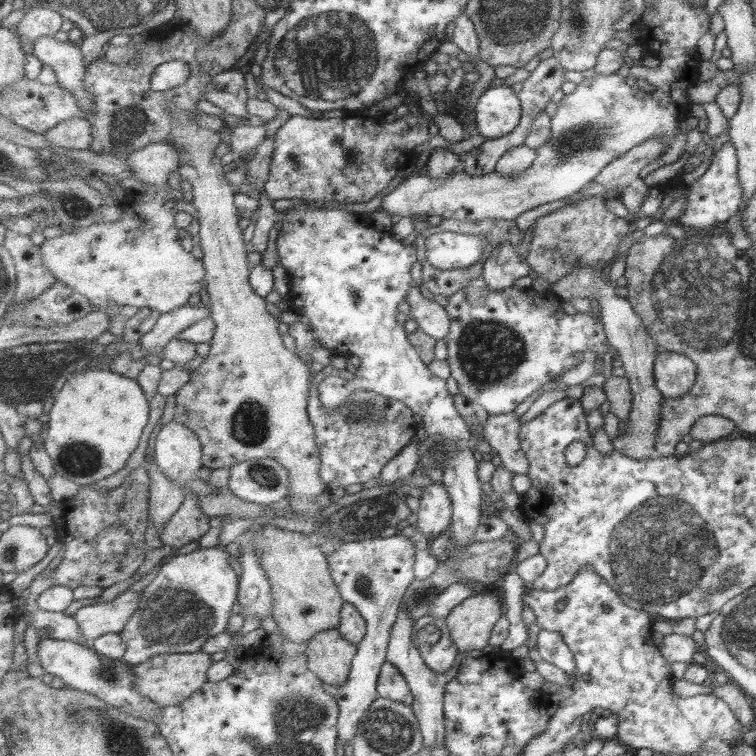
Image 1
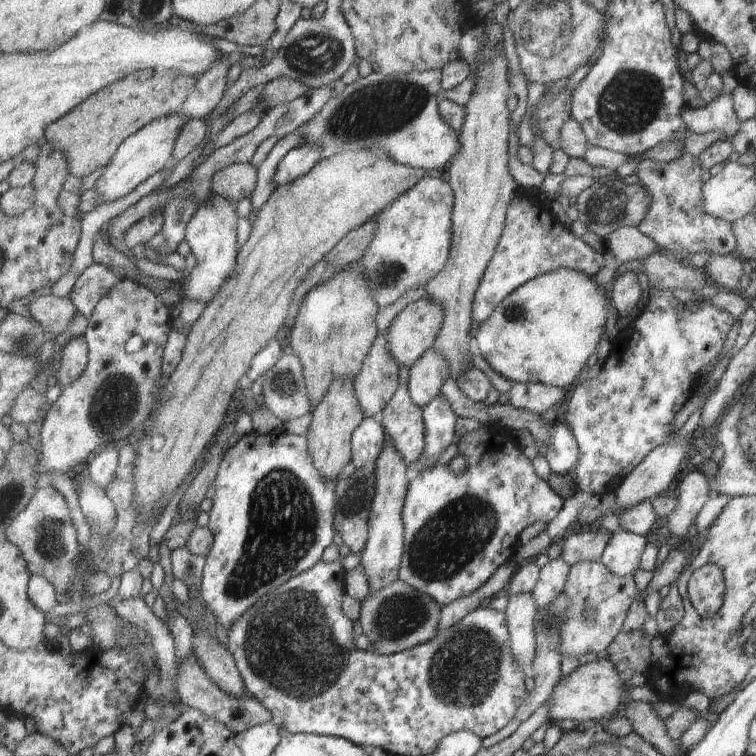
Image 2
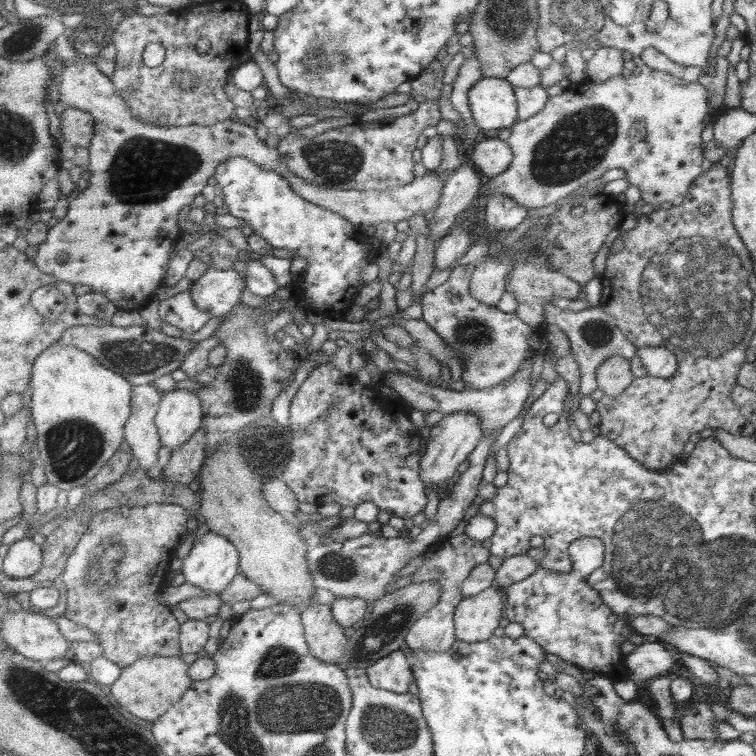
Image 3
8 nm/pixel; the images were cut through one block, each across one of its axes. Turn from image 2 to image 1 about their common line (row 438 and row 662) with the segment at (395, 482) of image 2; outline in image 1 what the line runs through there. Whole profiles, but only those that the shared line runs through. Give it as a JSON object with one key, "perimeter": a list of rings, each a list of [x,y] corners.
{"perimeter":[[[387,661],[381,669],[378,678],[378,693],[383,698],[389,698],[408,705],[413,704],[414,693],[402,672],[392,663]]]}

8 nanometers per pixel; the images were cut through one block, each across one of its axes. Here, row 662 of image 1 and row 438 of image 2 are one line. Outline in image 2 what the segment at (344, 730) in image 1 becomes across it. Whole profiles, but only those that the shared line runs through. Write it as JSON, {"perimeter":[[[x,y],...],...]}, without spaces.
{"perimeter":[[[367,417],[352,438],[352,462],[359,468],[374,464],[382,453],[385,441],[386,430],[379,418]]]}

